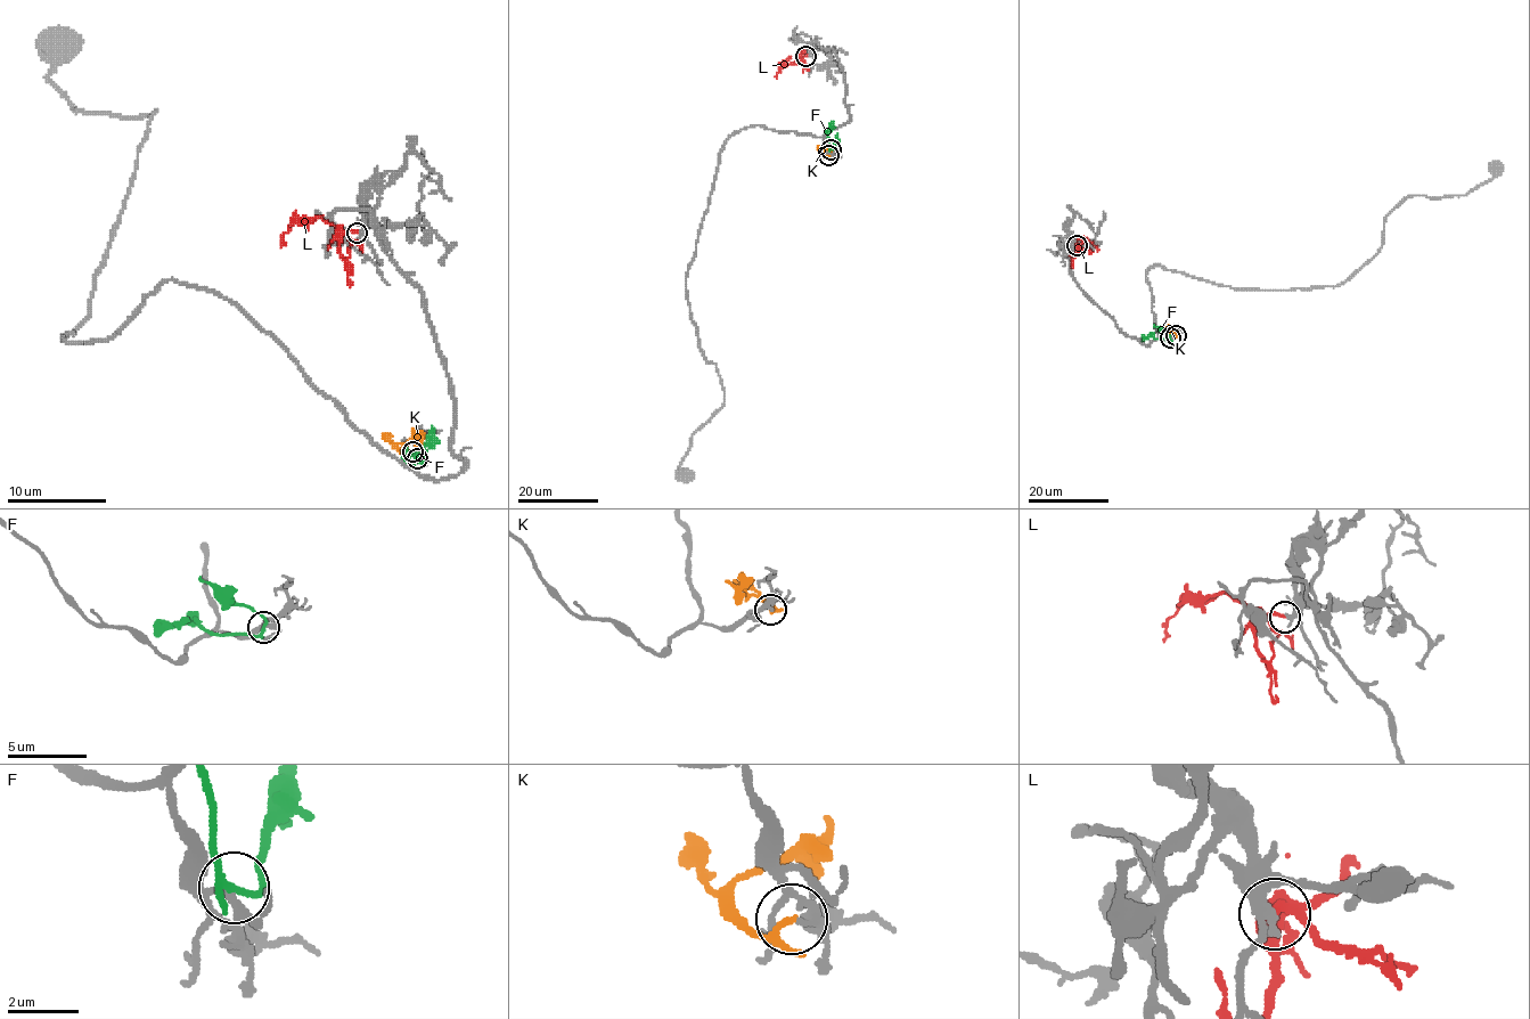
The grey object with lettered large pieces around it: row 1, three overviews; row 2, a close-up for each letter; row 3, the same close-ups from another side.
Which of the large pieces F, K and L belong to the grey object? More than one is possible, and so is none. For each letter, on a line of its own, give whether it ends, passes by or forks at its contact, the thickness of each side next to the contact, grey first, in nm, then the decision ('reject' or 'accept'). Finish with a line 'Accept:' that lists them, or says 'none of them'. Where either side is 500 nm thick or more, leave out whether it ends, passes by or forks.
F: it forks; calibres 190 and 160 nm; reject
K: it passes by; calibres 140 and 130 nm; reject
L: it ends; calibres 280 and 240 nm; accept
Accept: L

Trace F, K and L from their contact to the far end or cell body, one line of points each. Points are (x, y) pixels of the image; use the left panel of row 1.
F: (417, 457), (409, 463), (409, 457), (417, 455), (424, 463)
K: (411, 453), (404, 453), (397, 446), (417, 440), (424, 433)
L: (358, 233), (340, 230), (320, 218), (295, 220), (284, 235), (286, 245)

